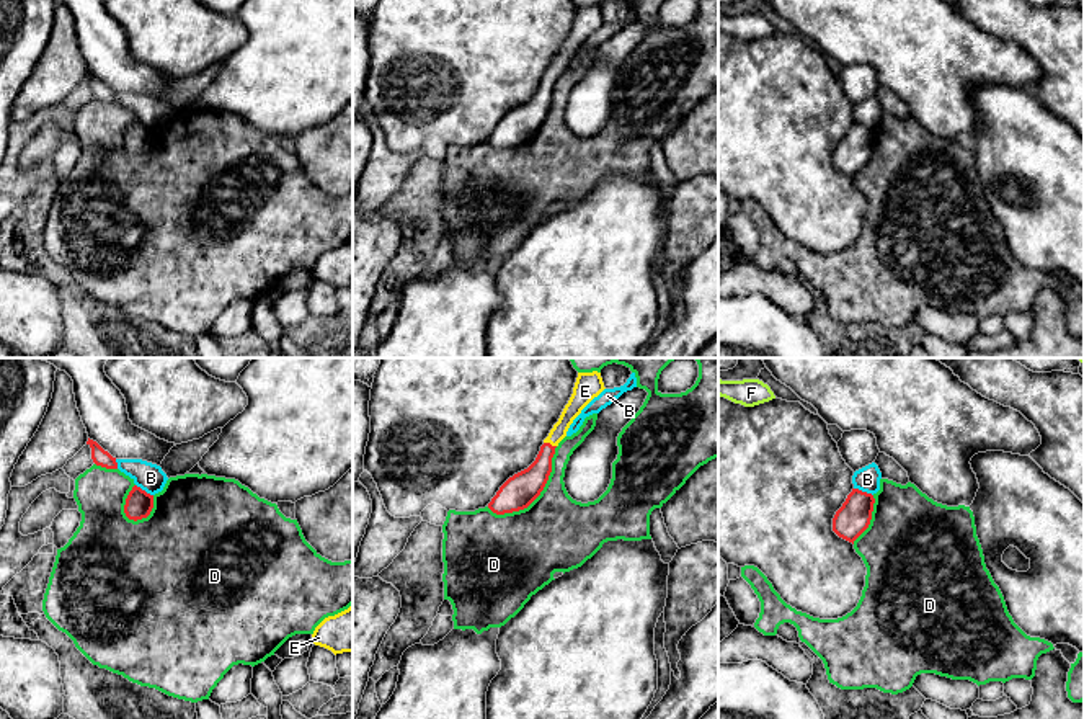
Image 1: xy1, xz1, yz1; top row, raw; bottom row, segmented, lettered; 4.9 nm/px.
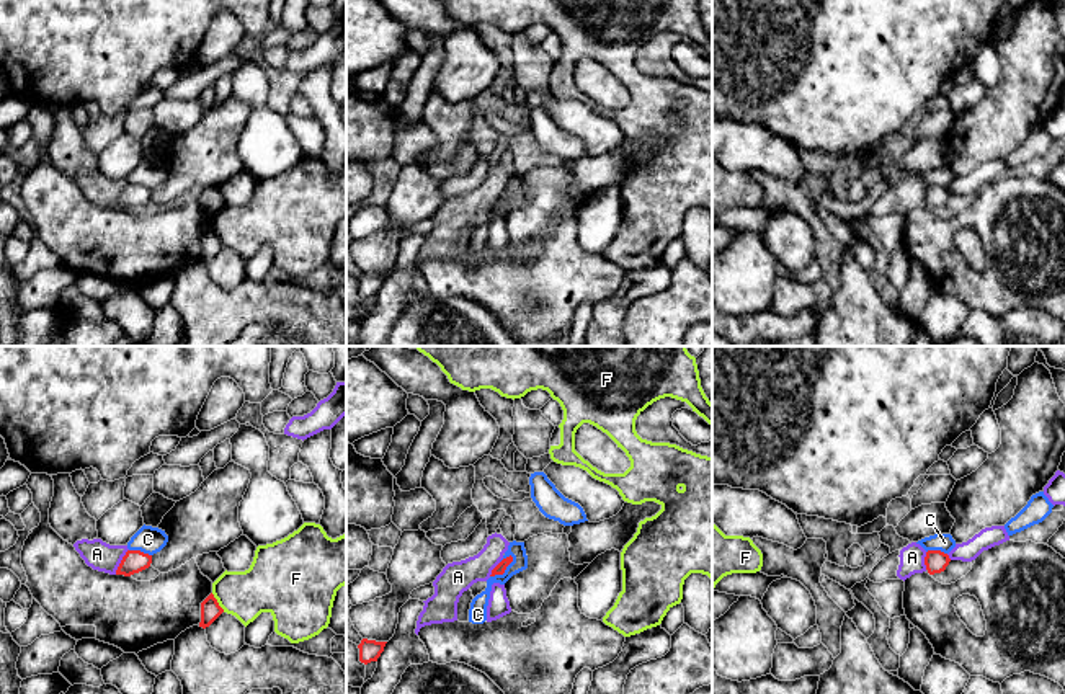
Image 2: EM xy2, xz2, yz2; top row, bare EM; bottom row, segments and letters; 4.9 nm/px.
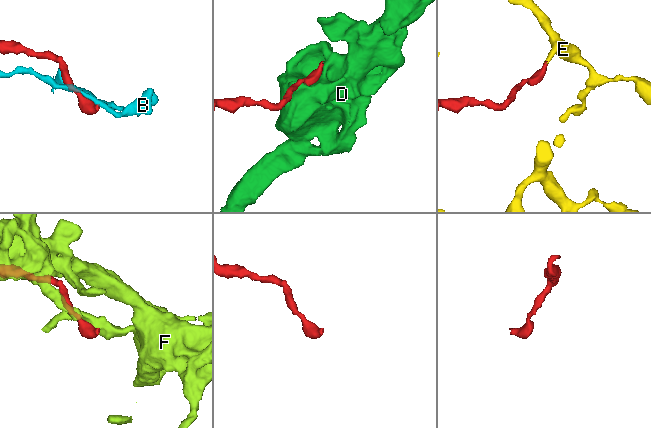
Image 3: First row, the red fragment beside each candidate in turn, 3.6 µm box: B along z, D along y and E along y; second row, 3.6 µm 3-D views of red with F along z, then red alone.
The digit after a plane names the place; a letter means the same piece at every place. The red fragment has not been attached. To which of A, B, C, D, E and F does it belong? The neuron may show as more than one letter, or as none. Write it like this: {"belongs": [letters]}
{"belongs": ["E"]}

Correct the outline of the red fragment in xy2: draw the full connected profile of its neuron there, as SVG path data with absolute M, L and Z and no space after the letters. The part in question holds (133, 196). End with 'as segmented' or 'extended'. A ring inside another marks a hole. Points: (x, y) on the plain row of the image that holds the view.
M127 185L116 204L116 209L131 211L134 207L149 202L150 198L152 198L152 189L144 188L140 185Z; as segmented

